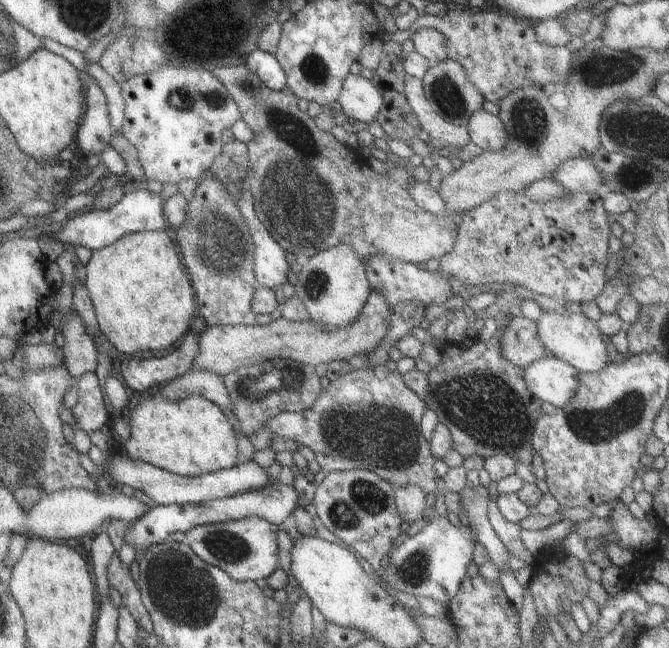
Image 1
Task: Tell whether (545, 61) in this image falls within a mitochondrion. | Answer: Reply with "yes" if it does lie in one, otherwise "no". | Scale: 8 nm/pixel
yes

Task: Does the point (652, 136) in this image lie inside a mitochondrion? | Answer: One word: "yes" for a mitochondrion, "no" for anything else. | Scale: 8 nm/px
yes

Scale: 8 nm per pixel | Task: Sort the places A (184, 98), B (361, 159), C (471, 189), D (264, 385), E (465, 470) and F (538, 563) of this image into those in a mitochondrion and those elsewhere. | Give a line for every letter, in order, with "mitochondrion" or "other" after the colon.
A: mitochondrion
B: other
C: other
D: mitochondrion
E: other
F: other

